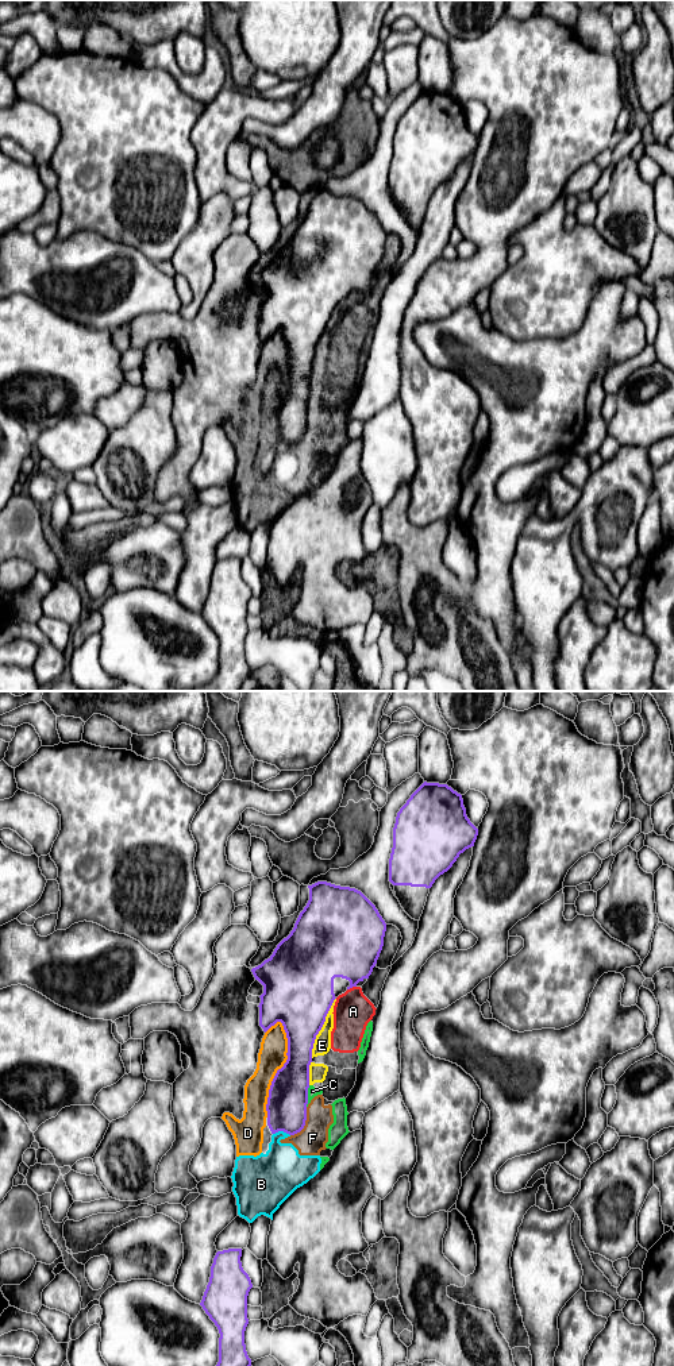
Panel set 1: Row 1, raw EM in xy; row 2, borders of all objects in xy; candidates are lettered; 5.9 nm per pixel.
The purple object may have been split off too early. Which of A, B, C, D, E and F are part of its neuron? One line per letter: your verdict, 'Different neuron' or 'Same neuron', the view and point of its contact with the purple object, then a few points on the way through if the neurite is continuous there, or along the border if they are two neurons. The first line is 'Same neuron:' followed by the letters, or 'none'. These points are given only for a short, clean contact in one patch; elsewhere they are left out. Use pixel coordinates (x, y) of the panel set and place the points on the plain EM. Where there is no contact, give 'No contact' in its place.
Same neuron: none
A: Different neuron. Touches purple at xy (351, 296). Boundary: xy (355, 294), (347, 298)
B: Different neuron. Touches purple at xy (281, 439)
C: Different neuron. Touches purple at xy (307, 405)
D: Different neuron. Touches purple at xy (278, 378)
E: Different neuron. Touches purple at xy (322, 335)
F: Different neuron. Touches purple at xy (304, 432). Boundary: xy (307, 416), (305, 433), (291, 444)

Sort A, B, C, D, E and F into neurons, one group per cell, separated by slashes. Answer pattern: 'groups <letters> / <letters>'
groups A B C D E F

